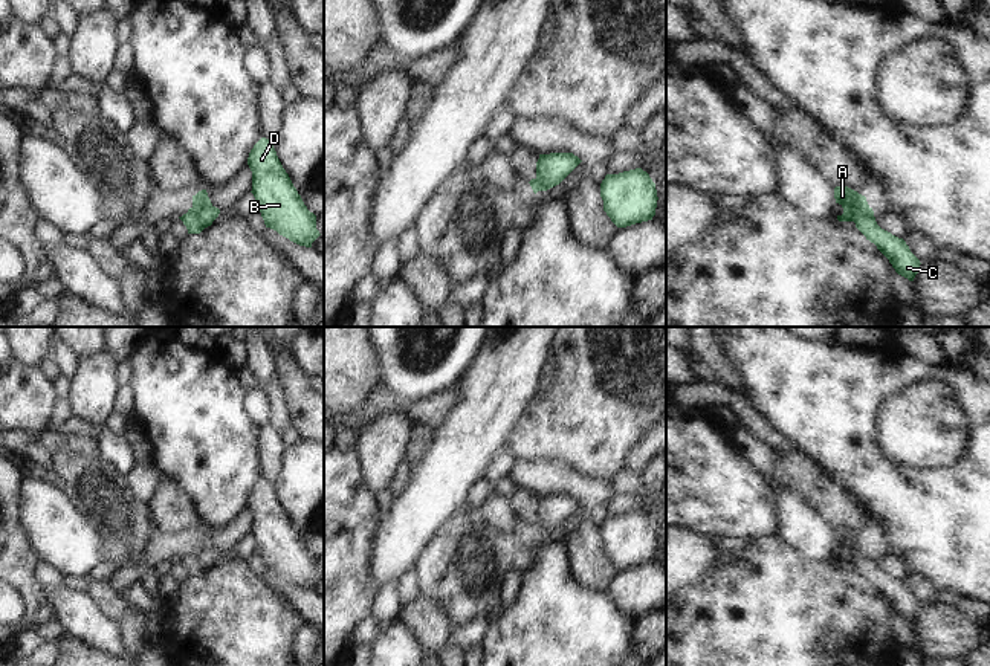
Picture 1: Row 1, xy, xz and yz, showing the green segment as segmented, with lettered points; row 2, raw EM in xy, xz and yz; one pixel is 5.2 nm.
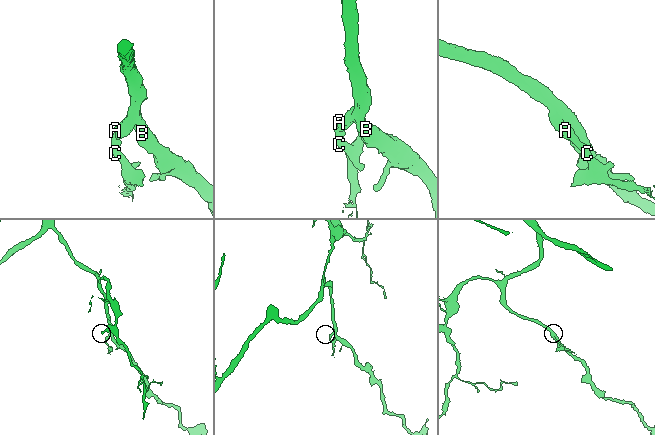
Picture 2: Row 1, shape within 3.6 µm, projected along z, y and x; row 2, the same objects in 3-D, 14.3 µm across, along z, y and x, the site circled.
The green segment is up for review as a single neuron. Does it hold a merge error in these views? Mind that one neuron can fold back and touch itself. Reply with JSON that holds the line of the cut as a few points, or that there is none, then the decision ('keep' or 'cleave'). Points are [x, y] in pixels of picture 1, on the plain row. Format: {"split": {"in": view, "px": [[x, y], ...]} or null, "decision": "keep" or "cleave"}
{"split": {"in": "xy", "px": [[191, 550], [205, 569]]}, "decision": "cleave"}

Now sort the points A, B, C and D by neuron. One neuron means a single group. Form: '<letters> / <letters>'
A B D / C

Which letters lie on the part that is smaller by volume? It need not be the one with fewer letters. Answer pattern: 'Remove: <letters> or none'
Remove: C.

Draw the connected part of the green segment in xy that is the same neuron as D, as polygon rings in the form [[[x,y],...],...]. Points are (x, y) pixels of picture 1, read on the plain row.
[[[261,480],[249,495],[252,536],[266,570],[290,584],[312,590],[321,577],[316,558],[307,551],[289,516],[283,510],[273,484]]]

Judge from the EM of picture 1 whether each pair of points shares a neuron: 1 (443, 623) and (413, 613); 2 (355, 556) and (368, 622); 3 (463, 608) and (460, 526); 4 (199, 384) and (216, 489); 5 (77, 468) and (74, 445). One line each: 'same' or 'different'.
1: same
2: different
3: same
4: same
5: different

